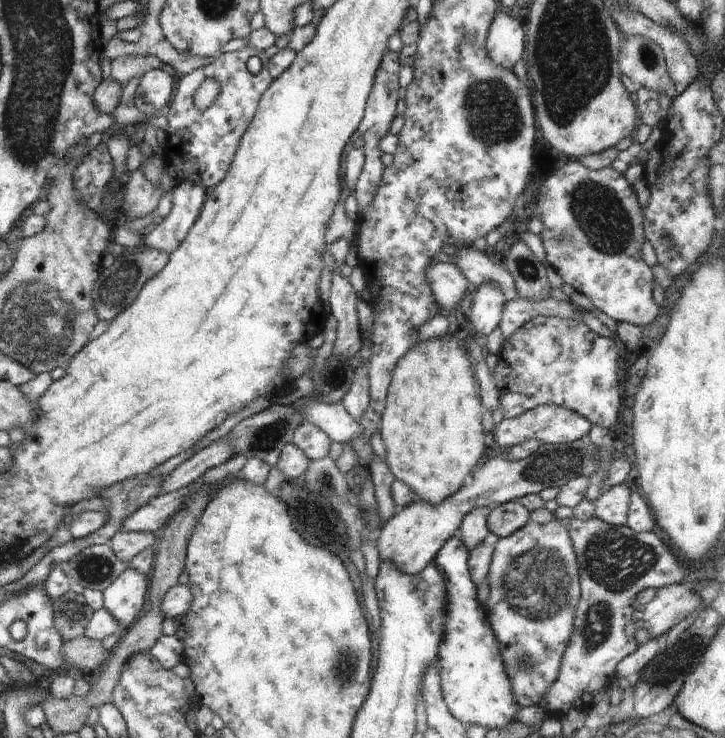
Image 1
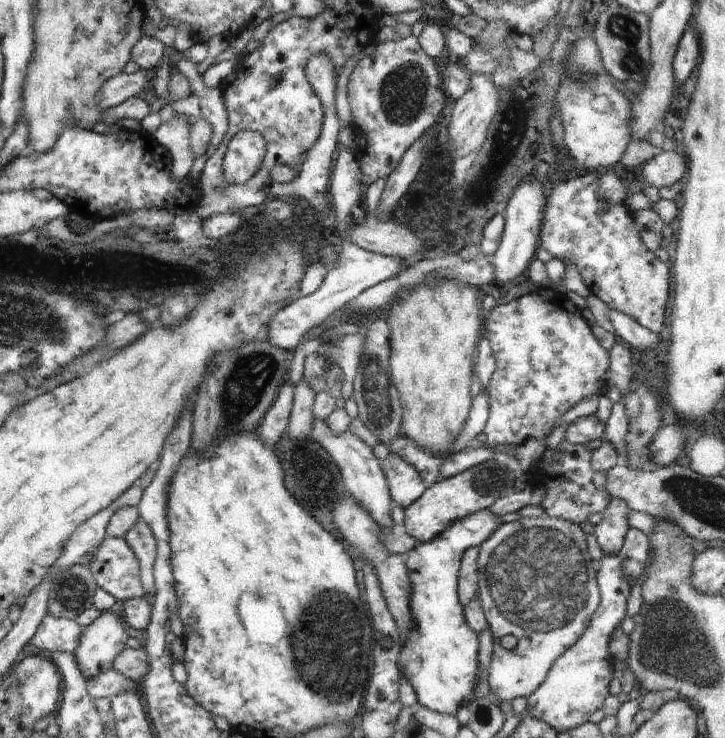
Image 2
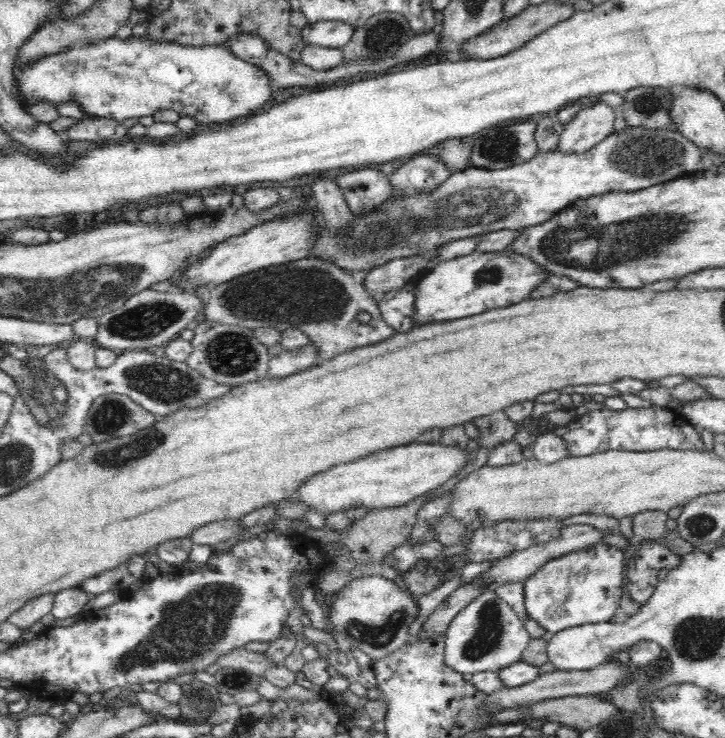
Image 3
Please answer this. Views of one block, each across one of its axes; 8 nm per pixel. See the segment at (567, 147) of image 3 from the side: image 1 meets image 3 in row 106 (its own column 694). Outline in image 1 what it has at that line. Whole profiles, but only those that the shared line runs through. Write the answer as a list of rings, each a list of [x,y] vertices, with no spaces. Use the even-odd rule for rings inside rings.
[[[674,583],[663,586],[656,590],[652,601],[645,604],[641,620],[650,638],[668,633],[673,626],[682,622],[700,606],[703,599],[690,585]]]

